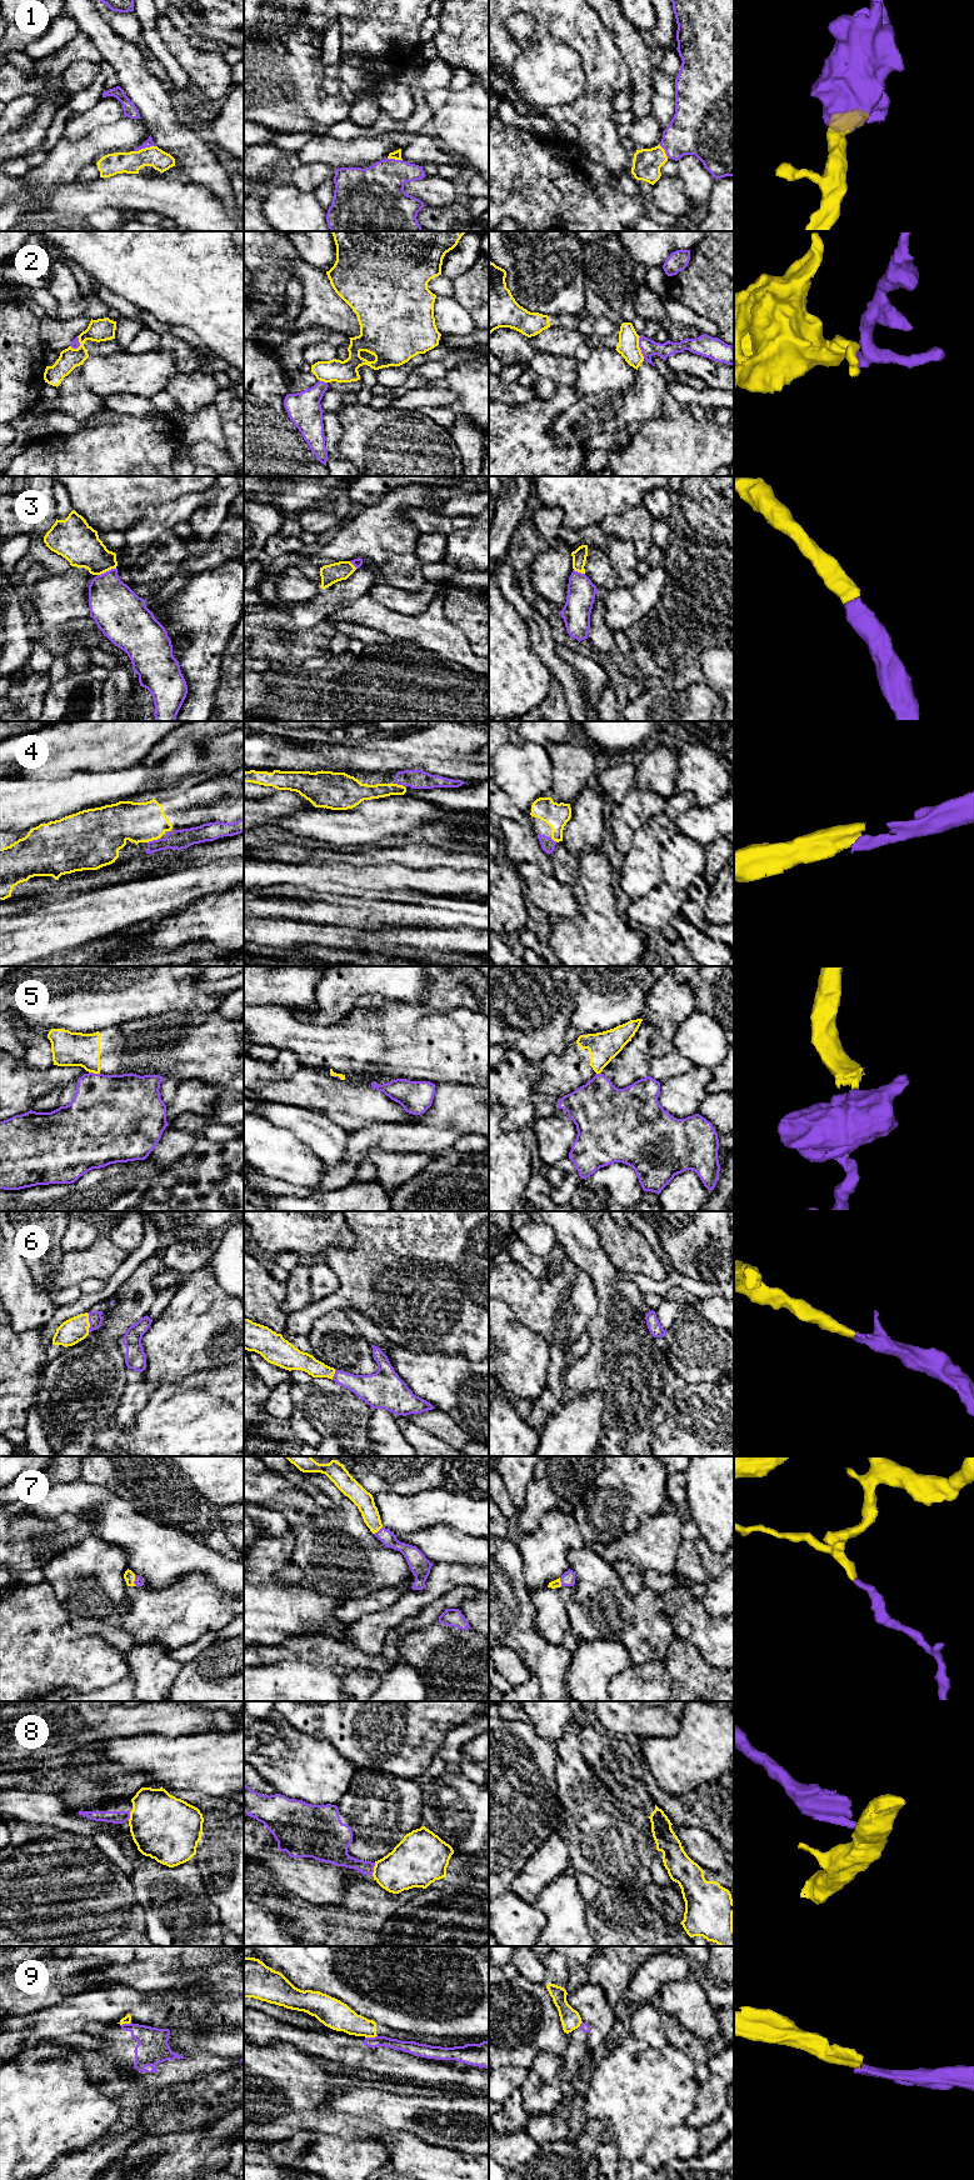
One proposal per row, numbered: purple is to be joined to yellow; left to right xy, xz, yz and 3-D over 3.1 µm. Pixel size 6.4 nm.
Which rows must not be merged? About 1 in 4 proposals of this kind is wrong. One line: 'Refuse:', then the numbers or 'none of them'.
Refuse: 2, 5, 8, 9

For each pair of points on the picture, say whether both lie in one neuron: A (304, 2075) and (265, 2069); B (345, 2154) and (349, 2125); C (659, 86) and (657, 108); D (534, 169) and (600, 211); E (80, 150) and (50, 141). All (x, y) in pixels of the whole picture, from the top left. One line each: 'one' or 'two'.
A: one
B: two
C: one
D: one
E: two

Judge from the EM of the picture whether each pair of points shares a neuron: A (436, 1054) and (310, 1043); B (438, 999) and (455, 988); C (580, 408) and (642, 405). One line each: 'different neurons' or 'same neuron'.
A: same neuron
B: same neuron
C: same neuron

